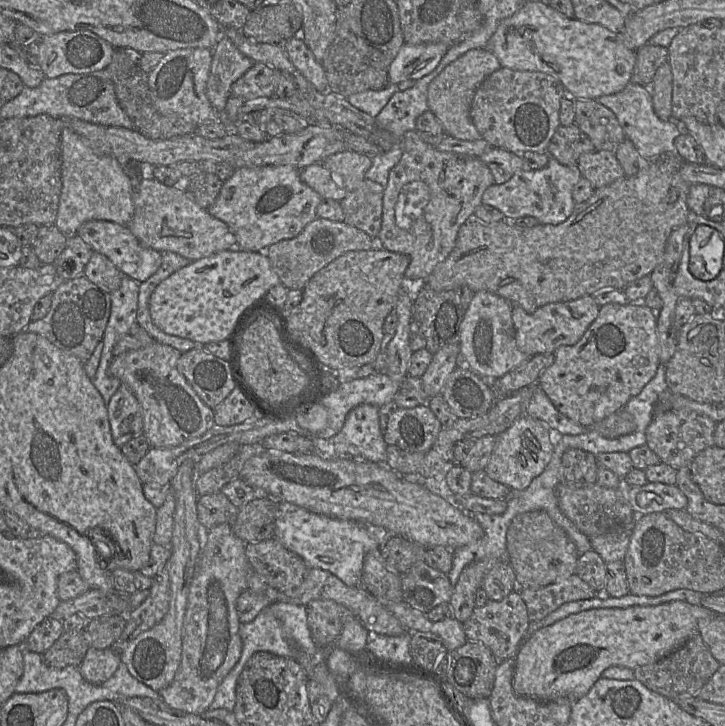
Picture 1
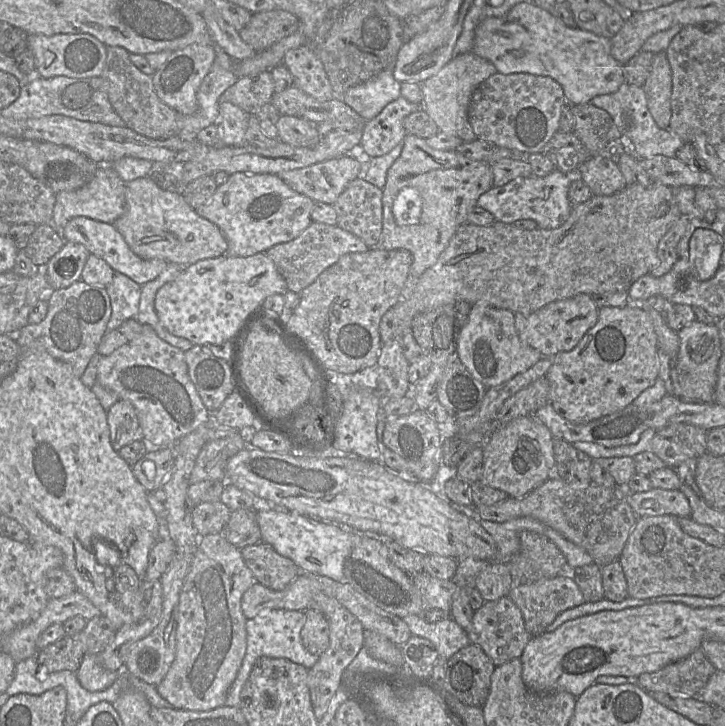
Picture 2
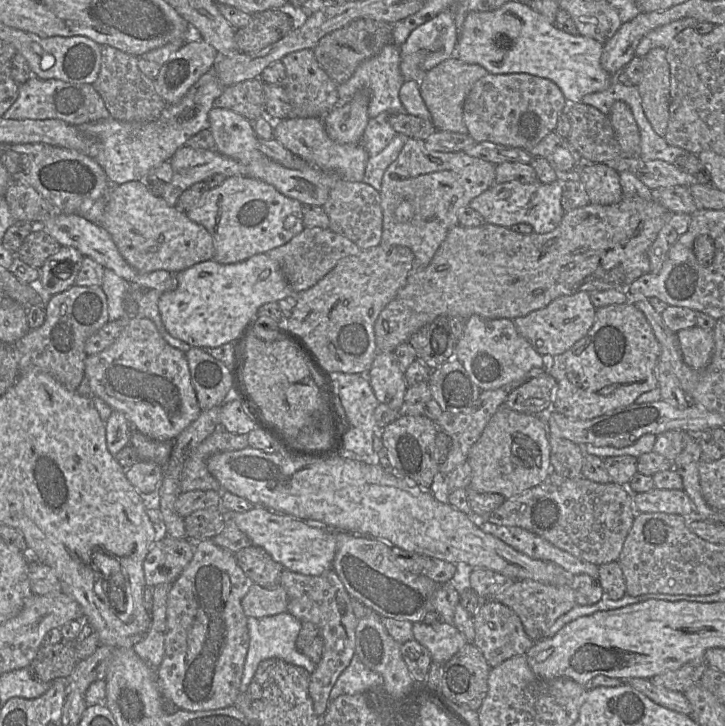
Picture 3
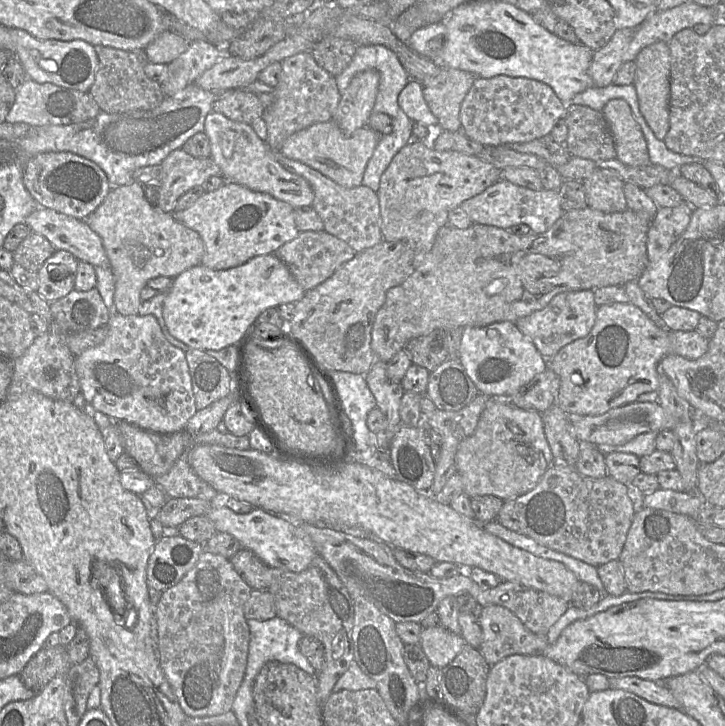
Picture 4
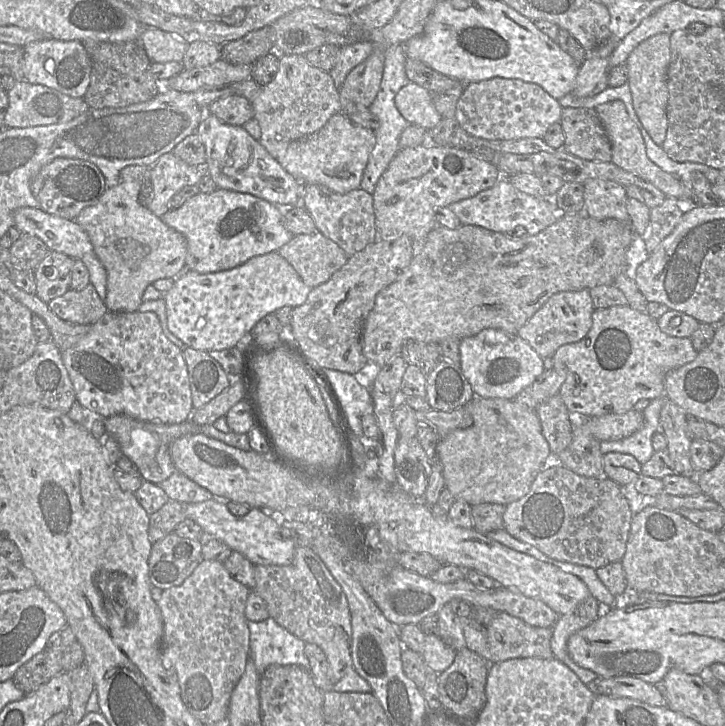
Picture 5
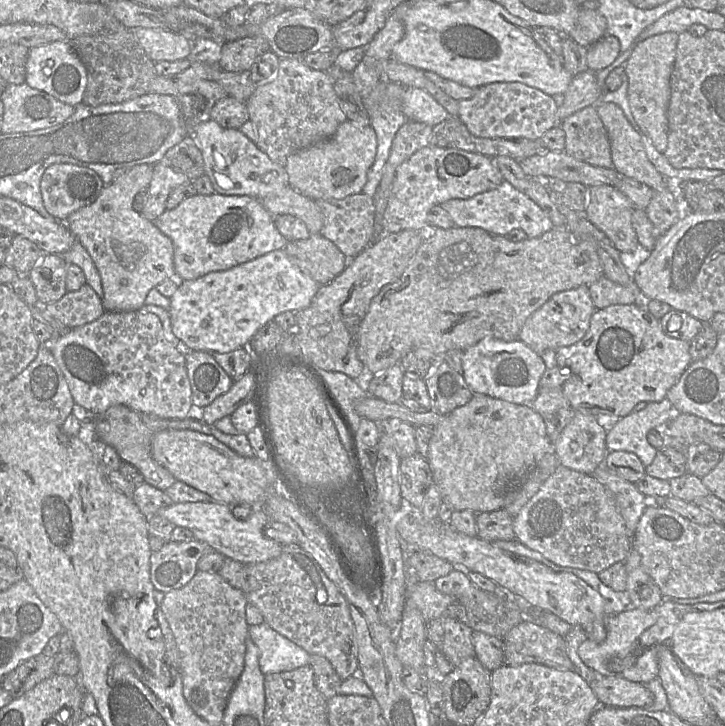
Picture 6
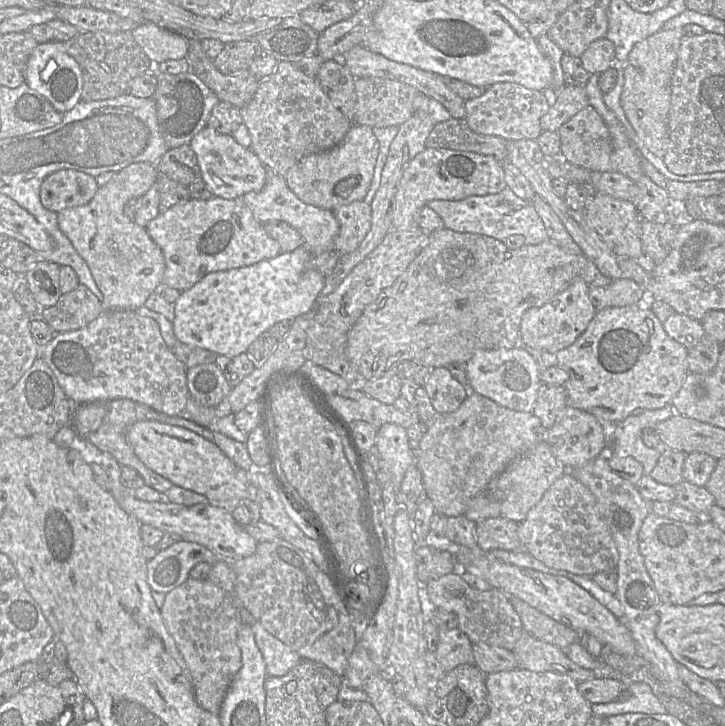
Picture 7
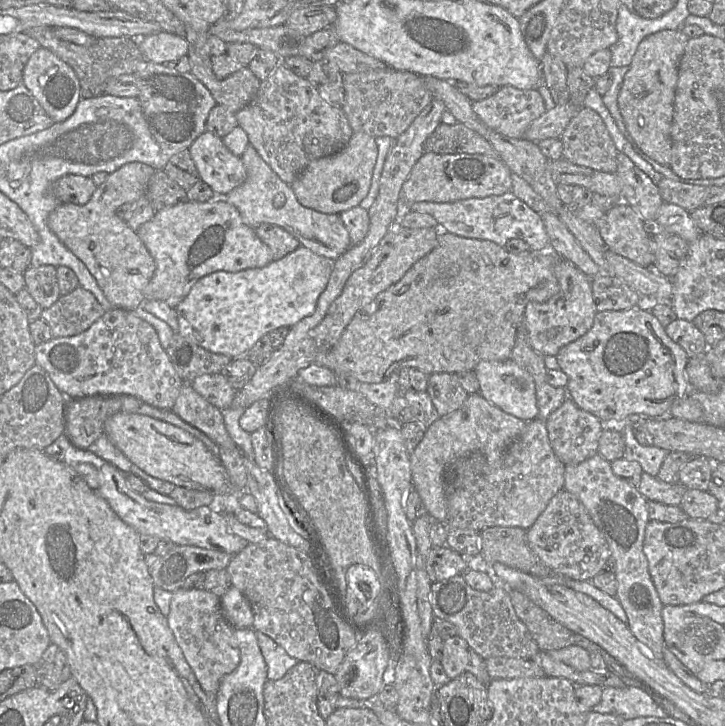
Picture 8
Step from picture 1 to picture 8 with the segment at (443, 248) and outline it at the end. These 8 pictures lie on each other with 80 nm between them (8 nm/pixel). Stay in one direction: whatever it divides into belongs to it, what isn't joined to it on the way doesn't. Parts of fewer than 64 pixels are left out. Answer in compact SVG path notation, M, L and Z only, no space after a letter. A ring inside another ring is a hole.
M425 151L402 185L397 219L410 211L415 202L455 202L467 198L502 195L512 188L511 170L497 155L468 153L439 154Z

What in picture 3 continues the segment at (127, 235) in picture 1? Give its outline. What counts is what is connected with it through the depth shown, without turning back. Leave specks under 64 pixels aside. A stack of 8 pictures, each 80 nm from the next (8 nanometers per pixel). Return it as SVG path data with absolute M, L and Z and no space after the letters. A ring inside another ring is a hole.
M55 212L43 220L39 227L53 236L61 246L73 246L84 257L90 257L106 269L110 269L130 284L141 289L153 289L164 283L172 273L167 270L156 270L149 273L140 273L131 267L118 251L109 232L99 222L91 222L79 214L64 214Z

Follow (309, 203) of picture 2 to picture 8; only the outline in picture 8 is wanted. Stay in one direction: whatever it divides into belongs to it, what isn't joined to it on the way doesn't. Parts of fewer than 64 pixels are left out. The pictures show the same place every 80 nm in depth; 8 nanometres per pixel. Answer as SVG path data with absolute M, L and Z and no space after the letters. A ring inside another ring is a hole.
M224 198L208 202L187 201L157 211L151 220L136 231L155 261L155 272L144 289L145 300L163 300L169 297L184 298L192 286L202 277L216 271L239 272L261 268L273 261L271 249L255 233L255 228L246 225L235 206Z

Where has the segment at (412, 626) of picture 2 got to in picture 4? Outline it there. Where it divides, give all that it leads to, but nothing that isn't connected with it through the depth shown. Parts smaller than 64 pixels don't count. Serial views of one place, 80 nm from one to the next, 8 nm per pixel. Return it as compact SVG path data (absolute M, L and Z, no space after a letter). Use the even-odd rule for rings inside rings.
M443 626L422 628L420 646L431 666L442 669L463 649L464 638Z

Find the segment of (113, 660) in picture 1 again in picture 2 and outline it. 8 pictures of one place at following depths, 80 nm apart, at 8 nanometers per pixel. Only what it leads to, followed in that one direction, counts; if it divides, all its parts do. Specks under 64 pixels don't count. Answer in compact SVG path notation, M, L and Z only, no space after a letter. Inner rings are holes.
M85 654L76 675L84 689L97 692L110 687L119 673L105 669L100 662L99 654Z

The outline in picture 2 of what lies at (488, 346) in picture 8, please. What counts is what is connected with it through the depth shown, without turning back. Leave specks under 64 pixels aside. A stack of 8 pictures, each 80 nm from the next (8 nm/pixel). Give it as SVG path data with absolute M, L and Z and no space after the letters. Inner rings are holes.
M653 182L646 187L641 184L626 185L622 190L608 196L592 195L586 202L572 207L569 218L564 224L556 229L542 229L537 227L534 230L524 230L515 227L513 224L506 224L497 221L485 226L464 223L457 228L447 247L439 256L437 262L432 267L428 268L417 279L409 298L399 300L382 316L379 325L382 344L389 342L392 339L399 340L399 337L403 336L405 329L411 327L412 320L417 314L459 300L466 301L471 305L489 305L494 308L507 309L513 313L531 314L551 302L571 298L579 294L595 295L617 291L627 292L636 280L646 274L649 274L658 265L658 243L681 215L682 214L680 213L674 198L673 188Z

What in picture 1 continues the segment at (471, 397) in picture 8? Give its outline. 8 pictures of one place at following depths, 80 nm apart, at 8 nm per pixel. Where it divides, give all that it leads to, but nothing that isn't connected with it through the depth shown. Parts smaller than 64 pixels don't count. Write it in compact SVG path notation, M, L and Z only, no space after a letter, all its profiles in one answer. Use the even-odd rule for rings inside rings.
M521 415L504 432L496 436L495 445L484 471L501 484L521 491L540 475L550 462L554 450L555 434L543 421Z

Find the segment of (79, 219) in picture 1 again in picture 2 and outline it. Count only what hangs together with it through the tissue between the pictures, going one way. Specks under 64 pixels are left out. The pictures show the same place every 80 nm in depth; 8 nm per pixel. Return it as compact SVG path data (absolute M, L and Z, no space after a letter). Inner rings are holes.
M110 164L99 165L93 177L81 188L74 191L61 191L56 194L52 224L61 231L66 223L77 216L83 216L103 223L113 224L126 210L126 183Z

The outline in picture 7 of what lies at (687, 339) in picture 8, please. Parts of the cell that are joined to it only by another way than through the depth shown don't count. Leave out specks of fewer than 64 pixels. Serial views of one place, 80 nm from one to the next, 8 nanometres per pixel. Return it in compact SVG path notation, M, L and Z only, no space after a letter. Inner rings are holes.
M674 313L662 323L666 334L684 345L689 351L704 337L705 330L700 321L686 315Z

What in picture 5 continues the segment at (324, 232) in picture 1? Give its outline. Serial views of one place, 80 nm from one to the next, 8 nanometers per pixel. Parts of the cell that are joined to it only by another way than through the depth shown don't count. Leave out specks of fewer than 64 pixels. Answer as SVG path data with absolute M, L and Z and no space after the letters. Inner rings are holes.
M319 231L313 234L295 235L277 252L292 265L301 280L310 288L327 282L349 259L338 244Z

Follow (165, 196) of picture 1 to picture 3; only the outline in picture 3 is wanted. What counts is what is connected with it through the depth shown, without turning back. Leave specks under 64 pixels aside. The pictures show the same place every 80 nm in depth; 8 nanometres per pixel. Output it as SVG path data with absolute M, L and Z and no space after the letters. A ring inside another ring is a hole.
M145 181L112 185L99 224L111 235L126 262L140 273L167 270L179 273L197 263L211 260L215 248L211 234L191 221L185 212L169 206L162 197L154 196Z

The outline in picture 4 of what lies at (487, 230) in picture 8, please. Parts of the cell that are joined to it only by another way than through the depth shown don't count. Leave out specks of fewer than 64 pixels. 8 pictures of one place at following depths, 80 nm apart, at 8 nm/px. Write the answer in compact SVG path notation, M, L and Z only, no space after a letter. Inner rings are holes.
M500 179L480 194L464 201L460 208L474 224L492 225L506 230L518 224L526 224L533 233L544 233L563 213L558 190L531 190L504 179Z

